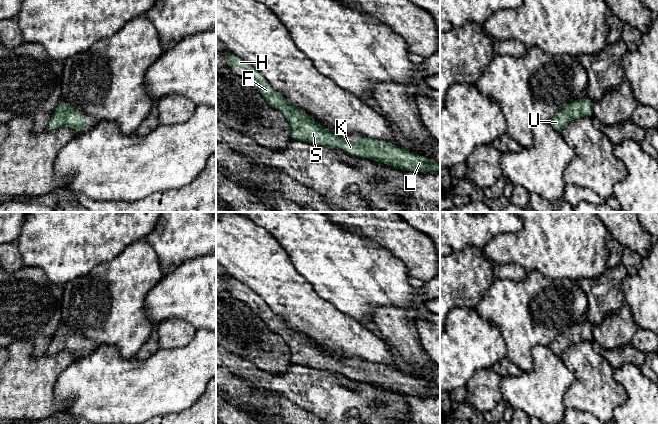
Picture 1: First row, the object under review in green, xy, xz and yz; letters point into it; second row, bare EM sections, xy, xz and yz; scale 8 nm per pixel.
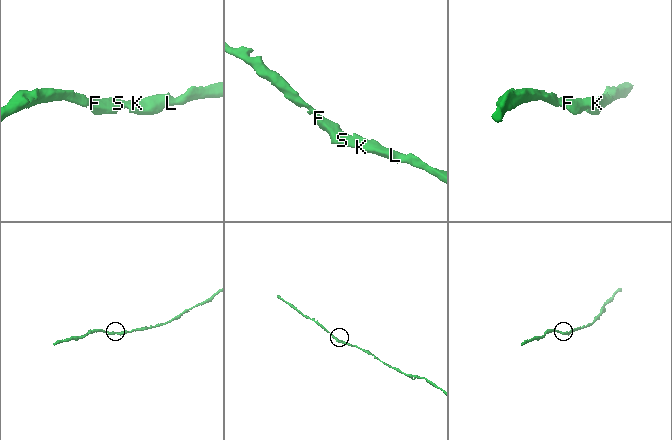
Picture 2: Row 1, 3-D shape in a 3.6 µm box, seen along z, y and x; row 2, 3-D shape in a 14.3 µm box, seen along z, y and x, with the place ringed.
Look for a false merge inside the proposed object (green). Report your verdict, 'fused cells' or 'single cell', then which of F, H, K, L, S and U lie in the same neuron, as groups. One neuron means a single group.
single cell; F H K L S U

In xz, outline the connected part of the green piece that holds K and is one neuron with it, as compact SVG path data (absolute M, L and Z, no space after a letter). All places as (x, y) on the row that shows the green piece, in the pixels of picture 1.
M231 51L225 54L225 60L230 68L243 68L247 72L244 78L249 81L254 80L258 83L257 90L263 98L271 107L280 111L289 122L292 140L340 149L349 155L382 162L403 171L440 173L439 163L422 155L407 152L387 141L369 139L359 134L355 134L354 144L345 141L337 132L315 122L304 111L288 102L248 62L237 57Z

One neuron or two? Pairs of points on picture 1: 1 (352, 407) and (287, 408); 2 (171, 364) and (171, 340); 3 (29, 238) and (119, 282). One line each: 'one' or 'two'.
1: two
2: two
3: two

